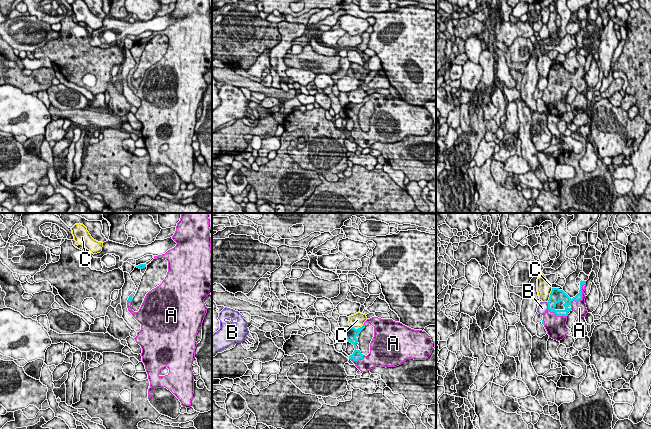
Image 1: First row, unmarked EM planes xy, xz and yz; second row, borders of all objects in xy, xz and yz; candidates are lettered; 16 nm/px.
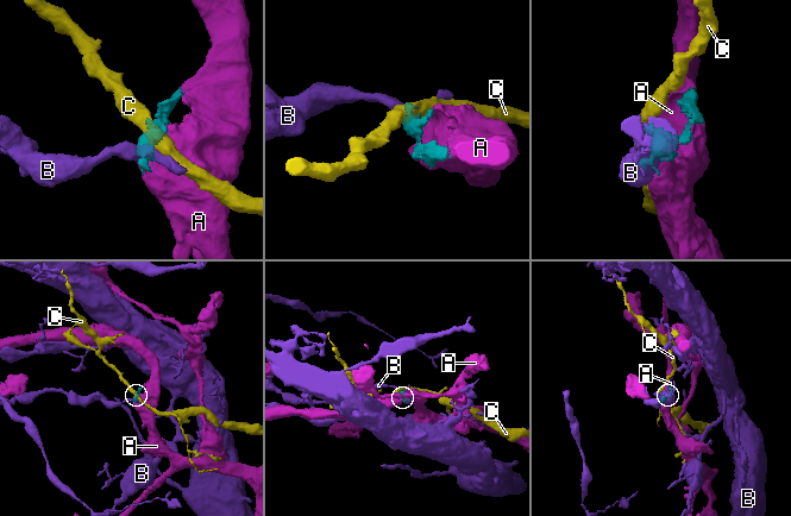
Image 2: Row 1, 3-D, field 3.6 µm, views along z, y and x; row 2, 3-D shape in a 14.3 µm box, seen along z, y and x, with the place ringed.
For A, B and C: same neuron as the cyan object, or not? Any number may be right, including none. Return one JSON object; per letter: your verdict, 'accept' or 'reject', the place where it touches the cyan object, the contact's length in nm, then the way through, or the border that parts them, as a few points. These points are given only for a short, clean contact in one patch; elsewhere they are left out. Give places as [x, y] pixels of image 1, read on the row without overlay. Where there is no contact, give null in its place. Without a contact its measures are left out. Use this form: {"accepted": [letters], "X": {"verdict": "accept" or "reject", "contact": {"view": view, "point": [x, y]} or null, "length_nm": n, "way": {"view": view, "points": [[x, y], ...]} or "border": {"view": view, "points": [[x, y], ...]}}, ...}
{"accepted": ["A"], "A": {"verdict": "accept", "contact": {"view": "yz", "point": [581, 73]}, "length_nm": 440}, "B": {"verdict": "reject", "contact": {"view": "yz", "point": [548, 81]}, "length_nm": 120, "border": {"view": "yz", "points": [[546, 78], [548, 84]]}}, "C": {"verdict": "reject", "contact": {"view": "yz", "point": [550, 71]}, "length_nm": 260, "border": {"view": "yz", "points": [[552, 64], [547, 78]]}}}

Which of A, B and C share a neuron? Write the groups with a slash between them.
A / B / C

